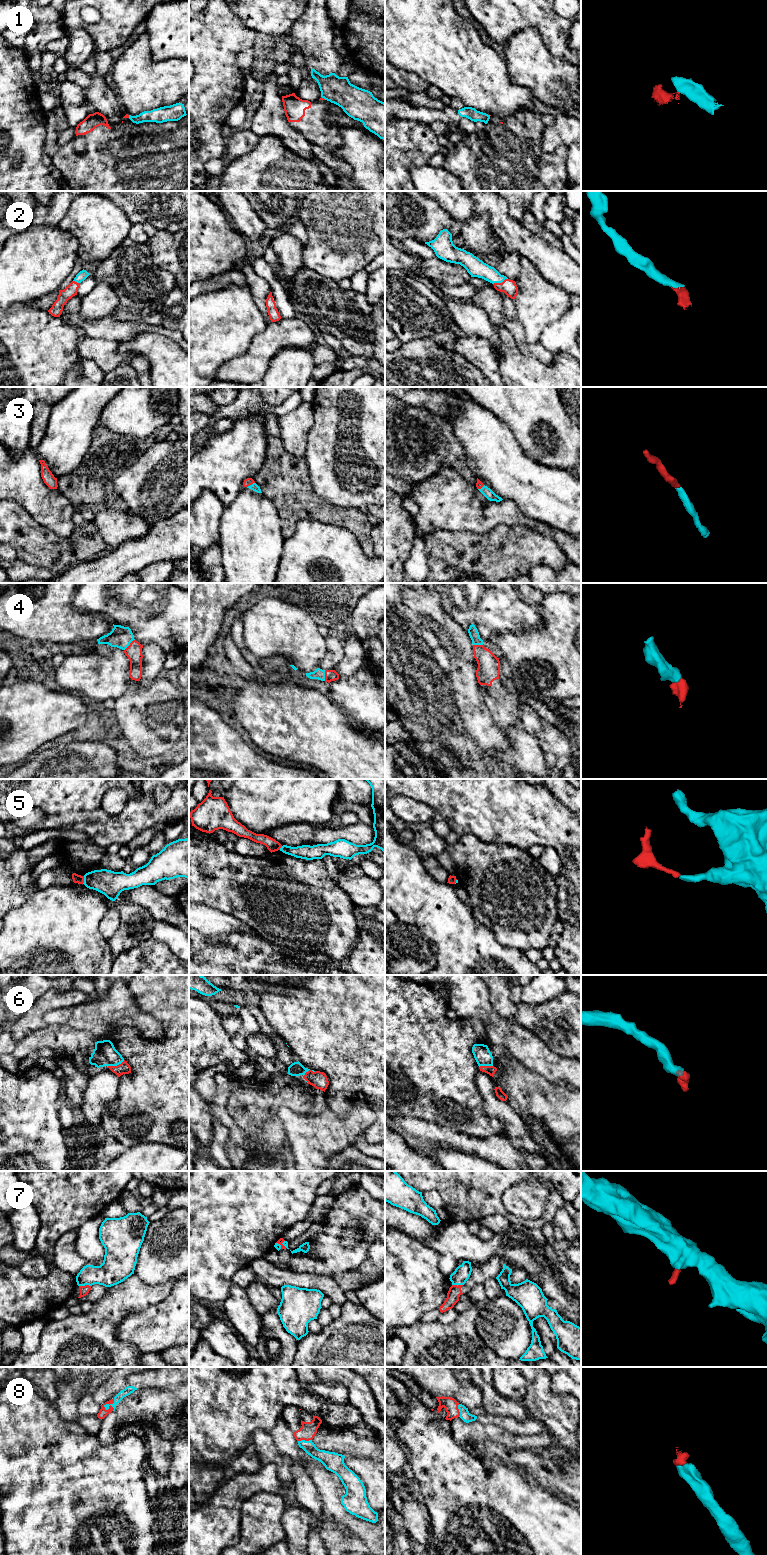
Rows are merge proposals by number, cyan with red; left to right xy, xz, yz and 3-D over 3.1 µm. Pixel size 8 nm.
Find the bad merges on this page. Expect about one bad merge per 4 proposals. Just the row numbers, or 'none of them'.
1, 5, 7

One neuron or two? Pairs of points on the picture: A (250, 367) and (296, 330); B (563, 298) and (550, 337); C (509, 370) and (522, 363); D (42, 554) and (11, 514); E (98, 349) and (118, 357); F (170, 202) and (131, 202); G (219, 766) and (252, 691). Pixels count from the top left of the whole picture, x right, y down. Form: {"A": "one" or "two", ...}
{"A": "one", "B": "two", "C": "one", "D": "one", "E": "one", "F": "one", "G": "two"}

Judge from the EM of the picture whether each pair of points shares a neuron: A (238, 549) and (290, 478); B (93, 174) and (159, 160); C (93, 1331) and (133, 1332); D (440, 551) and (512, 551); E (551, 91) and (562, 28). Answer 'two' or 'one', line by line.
A: two
B: one
C: two
D: one
E: two

